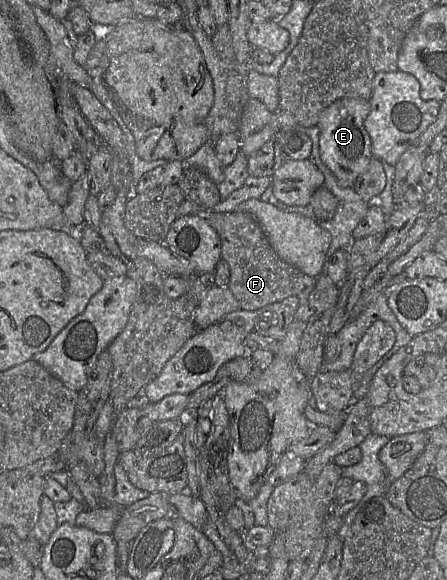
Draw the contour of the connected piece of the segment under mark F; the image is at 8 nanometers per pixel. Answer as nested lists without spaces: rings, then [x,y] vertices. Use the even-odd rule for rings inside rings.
[[[211,210],[202,217],[206,218],[220,238],[221,259],[228,263],[230,269],[228,288],[242,309],[257,311],[289,296],[301,296],[306,300],[306,295],[314,287],[316,278],[281,260],[253,216],[236,210],[224,213]]]

